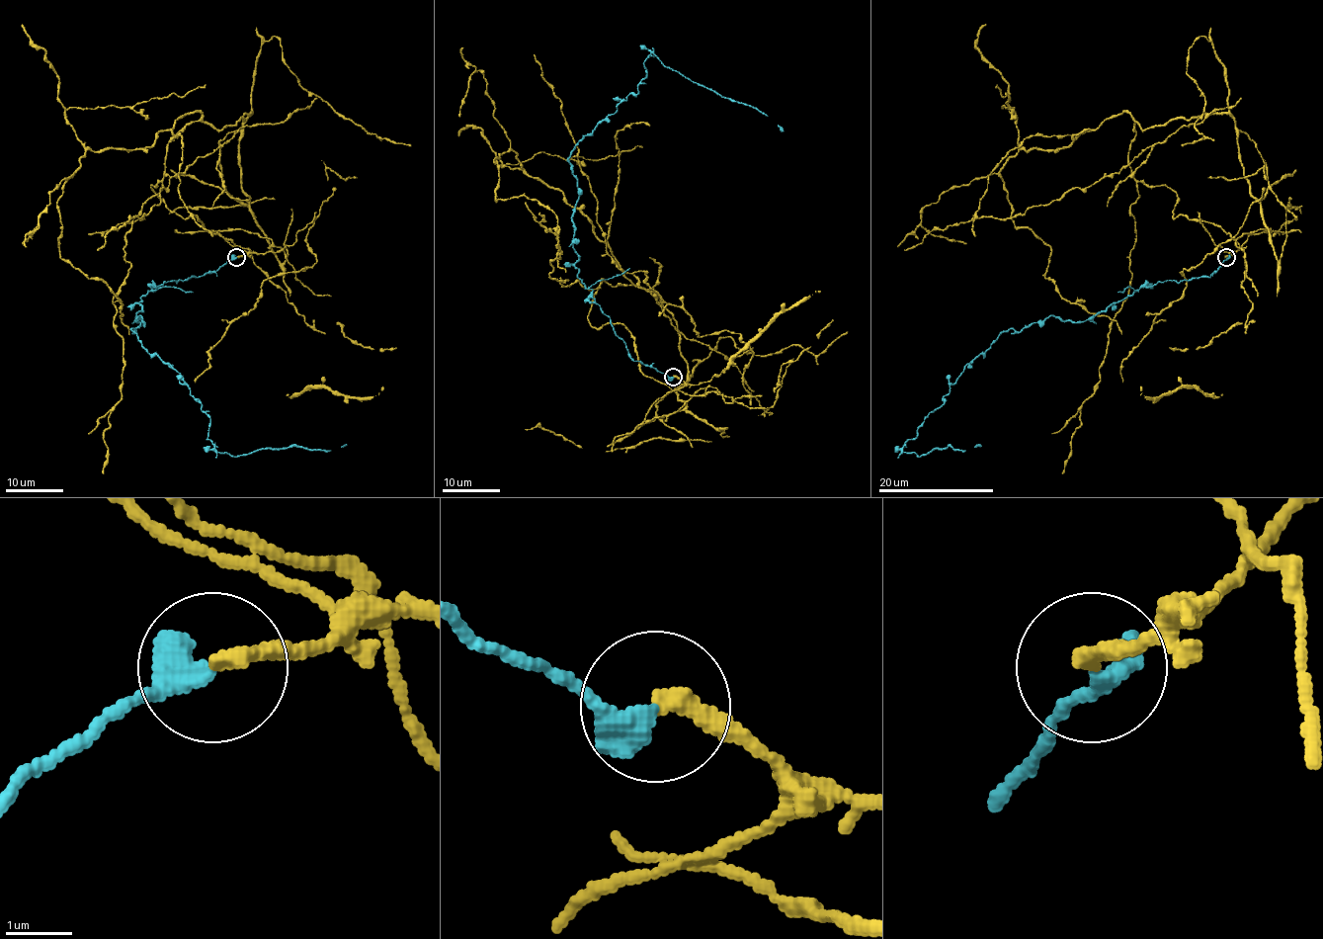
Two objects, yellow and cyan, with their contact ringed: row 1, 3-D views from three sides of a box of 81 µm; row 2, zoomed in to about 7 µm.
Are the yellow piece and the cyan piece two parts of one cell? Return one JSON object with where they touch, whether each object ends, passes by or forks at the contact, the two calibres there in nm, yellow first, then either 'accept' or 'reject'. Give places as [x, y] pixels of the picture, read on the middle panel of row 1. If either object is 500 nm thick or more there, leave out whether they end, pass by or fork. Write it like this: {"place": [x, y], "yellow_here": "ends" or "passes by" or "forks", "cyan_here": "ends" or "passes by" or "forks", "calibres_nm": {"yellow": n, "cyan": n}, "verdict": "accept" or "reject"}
{"place": [673, 377], "yellow_here": "ends", "cyan_here": "ends", "calibres_nm": {"yellow": 280, "cyan": 380}, "verdict": "reject"}

